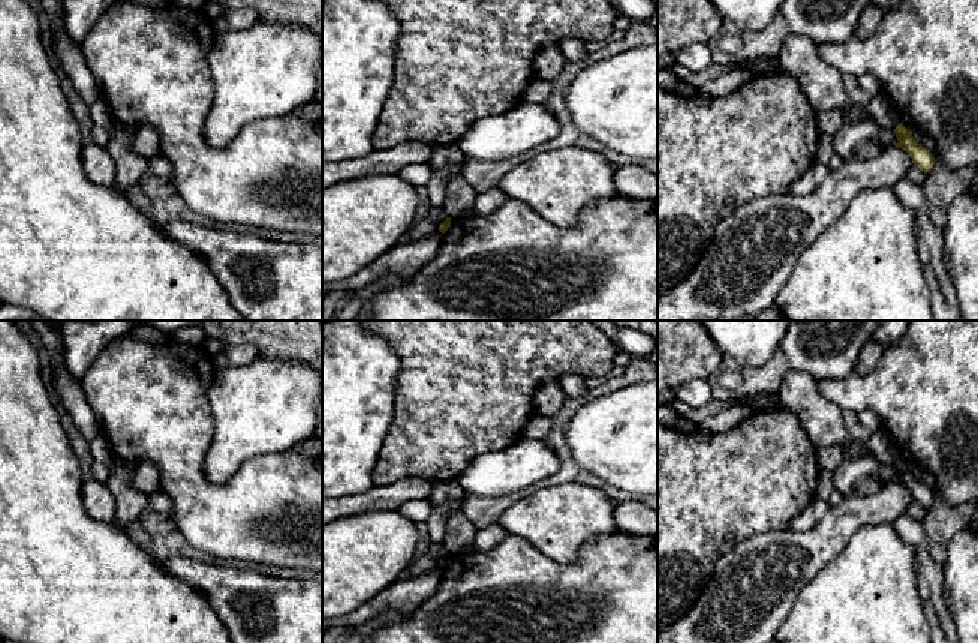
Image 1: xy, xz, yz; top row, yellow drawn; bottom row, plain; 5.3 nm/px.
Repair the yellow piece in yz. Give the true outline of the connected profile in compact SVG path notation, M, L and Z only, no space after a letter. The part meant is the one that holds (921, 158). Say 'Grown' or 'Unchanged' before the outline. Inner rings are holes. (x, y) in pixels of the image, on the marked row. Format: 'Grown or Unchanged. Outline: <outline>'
Unchanged. Outline: M903 123L894 129L894 133L899 141L896 147L905 150L911 156L912 163L918 166L924 174L930 172L935 165L933 154L915 141Z

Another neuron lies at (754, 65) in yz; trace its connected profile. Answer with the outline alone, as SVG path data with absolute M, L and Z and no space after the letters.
M747 57L740 69L747 70L752 76L782 70L779 60L768 57Z

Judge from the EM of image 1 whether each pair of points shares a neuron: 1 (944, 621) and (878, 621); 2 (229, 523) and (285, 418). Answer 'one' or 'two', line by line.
1: two
2: two

